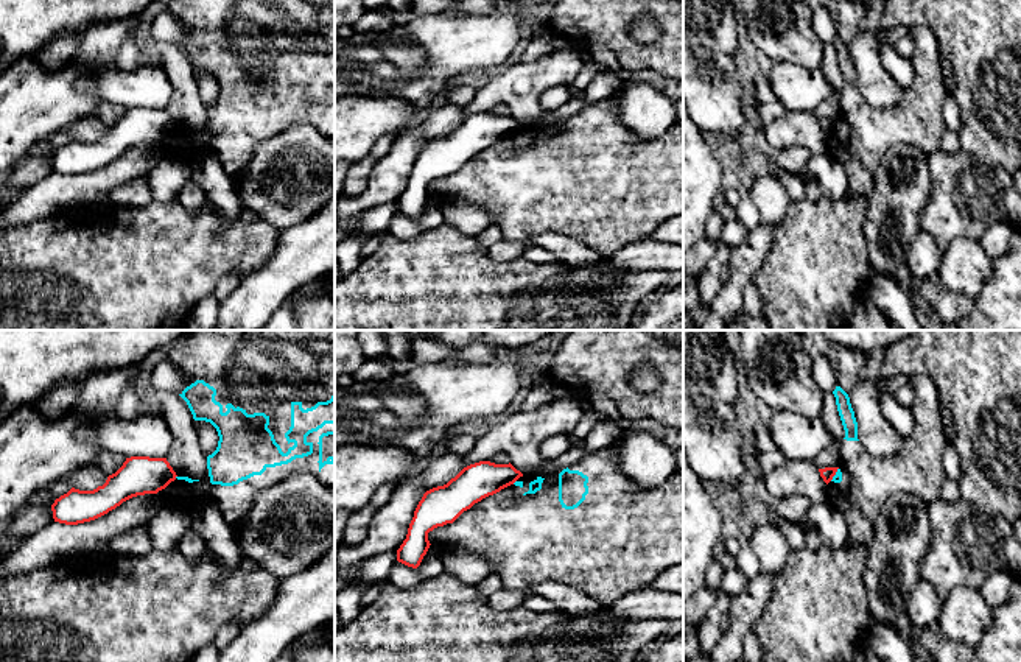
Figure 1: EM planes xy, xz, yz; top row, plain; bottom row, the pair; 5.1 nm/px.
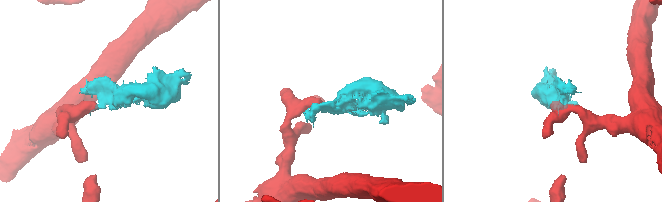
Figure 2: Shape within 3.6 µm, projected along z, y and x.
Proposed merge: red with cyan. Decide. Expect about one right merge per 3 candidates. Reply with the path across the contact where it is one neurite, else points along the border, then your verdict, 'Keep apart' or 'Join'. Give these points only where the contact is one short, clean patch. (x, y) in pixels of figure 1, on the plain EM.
Boundary: yz (838, 119), (830, 131). Keep apart

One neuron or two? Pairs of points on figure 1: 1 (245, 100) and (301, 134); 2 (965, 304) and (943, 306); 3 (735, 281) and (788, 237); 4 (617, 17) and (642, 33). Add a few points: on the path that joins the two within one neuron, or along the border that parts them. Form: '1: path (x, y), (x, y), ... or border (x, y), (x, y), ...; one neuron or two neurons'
1: border (315, 125), (291, 123), (257, 144); two neurons
2: path (961, 306), (948, 306); one neuron
3: border (777, 228), (771, 250), (752, 281); two neurons
4: border (651, 16), (659, 36), (646, 44), (634, 44); two neurons

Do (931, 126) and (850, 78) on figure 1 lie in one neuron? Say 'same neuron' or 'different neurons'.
same neuron

